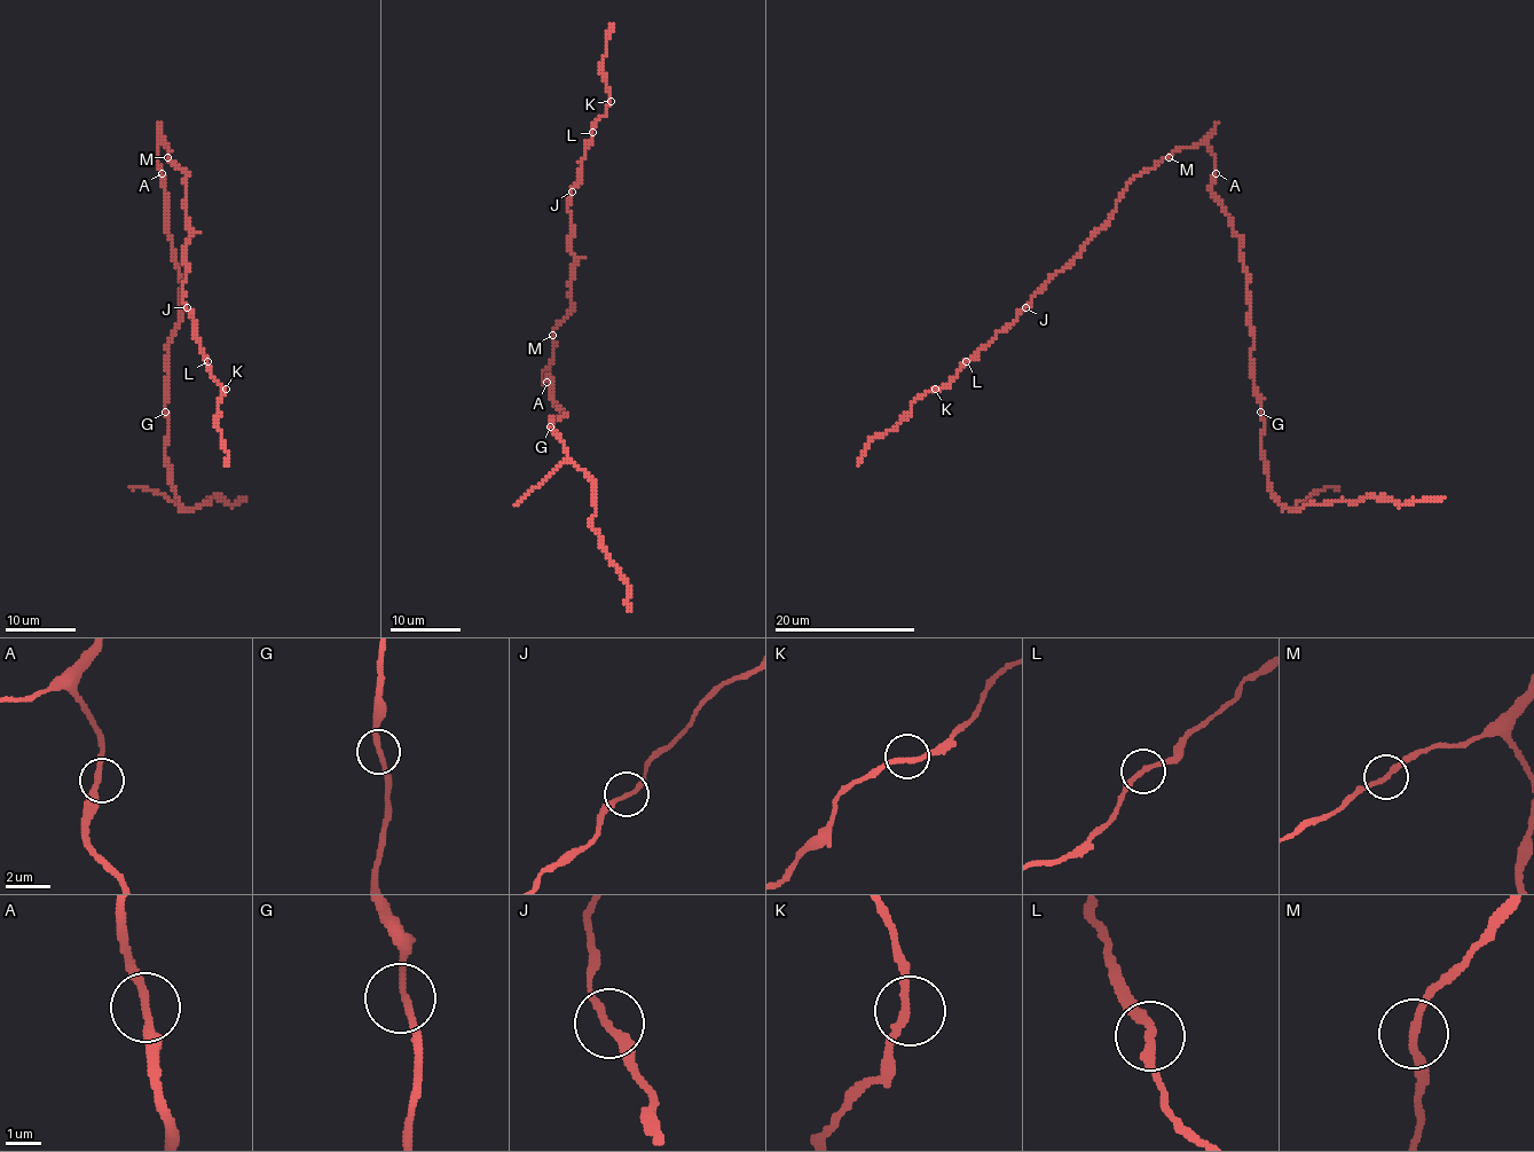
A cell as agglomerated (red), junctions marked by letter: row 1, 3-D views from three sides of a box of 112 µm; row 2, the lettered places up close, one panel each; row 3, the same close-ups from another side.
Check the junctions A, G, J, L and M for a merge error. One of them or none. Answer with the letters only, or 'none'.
none

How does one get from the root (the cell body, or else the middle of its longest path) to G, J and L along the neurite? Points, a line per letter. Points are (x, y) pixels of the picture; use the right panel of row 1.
G: (1214, 173), (1212, 194), (1241, 240), (1241, 259), (1248, 274), (1251, 378), (1260, 412)
J: (1214, 173), (1214, 154), (1200, 143), (1173, 150), (1138, 174), (1127, 186), (1114, 216), (1025, 307)
L: (1214, 173), (1214, 154), (1200, 143), (1173, 150), (1138, 174), (1114, 216), (1082, 252), (967, 360)

